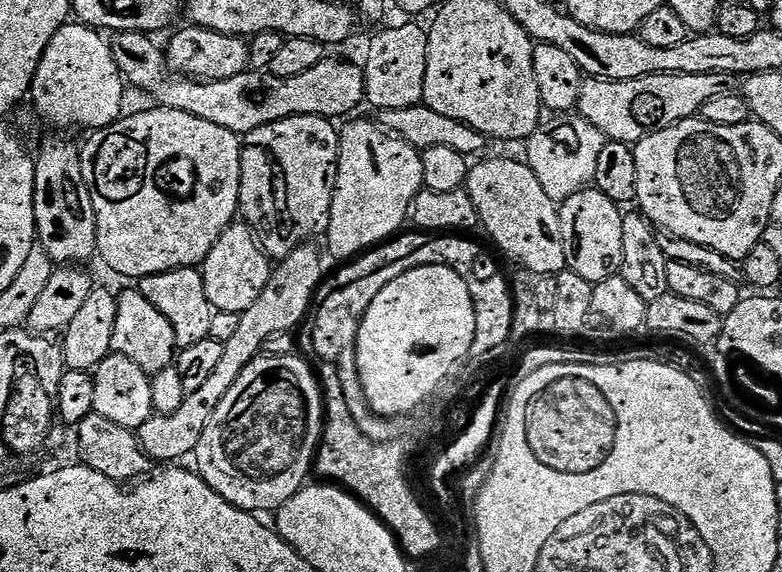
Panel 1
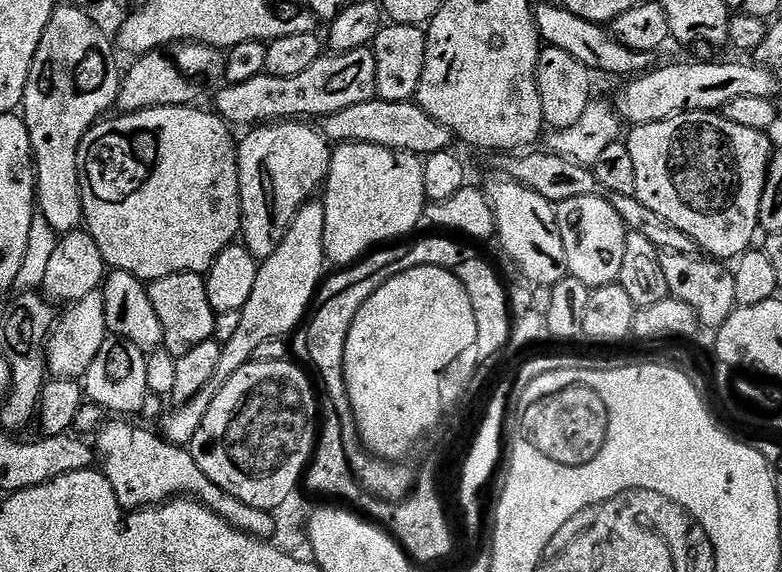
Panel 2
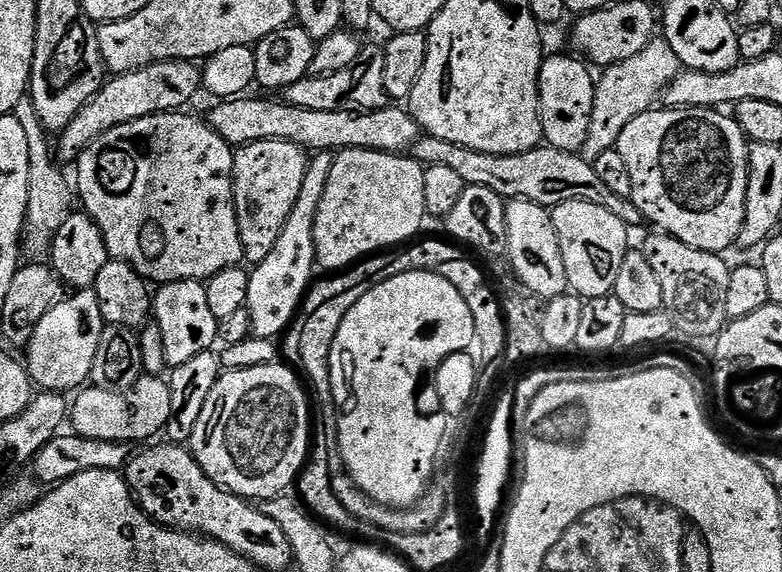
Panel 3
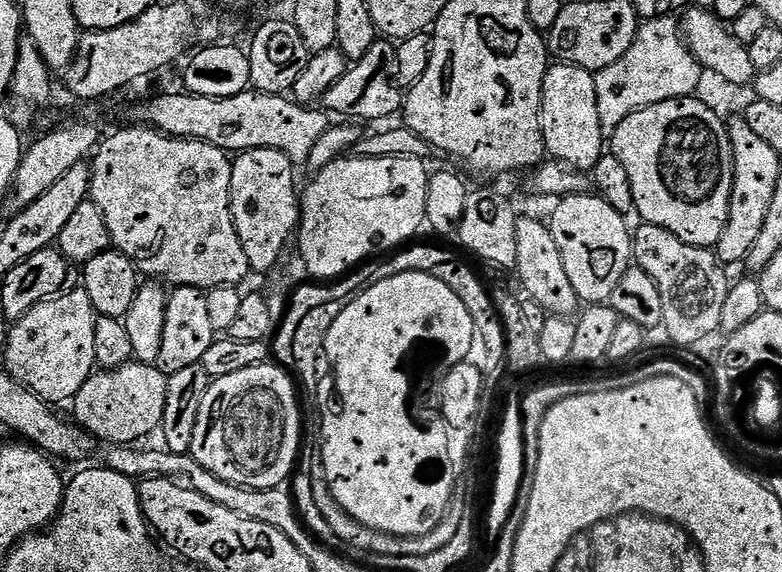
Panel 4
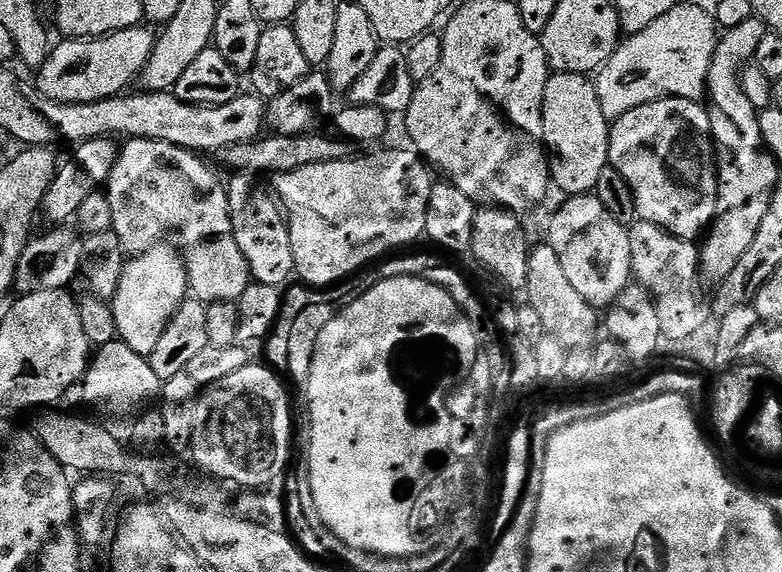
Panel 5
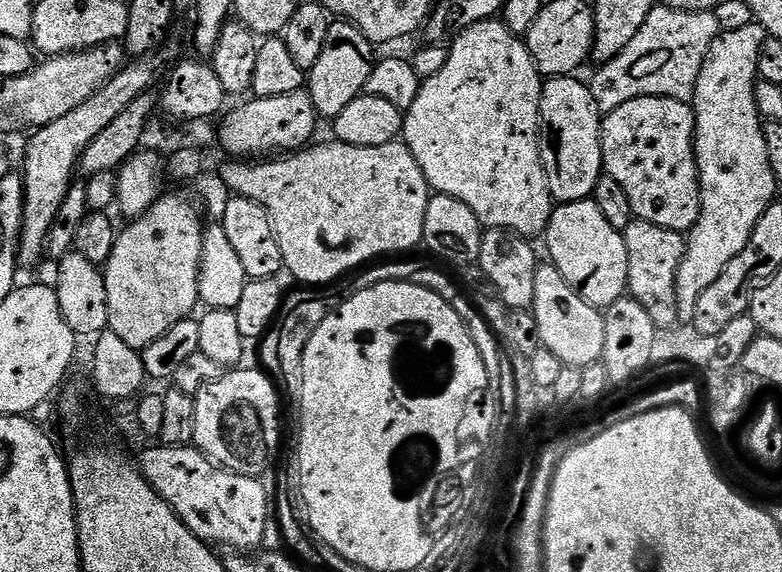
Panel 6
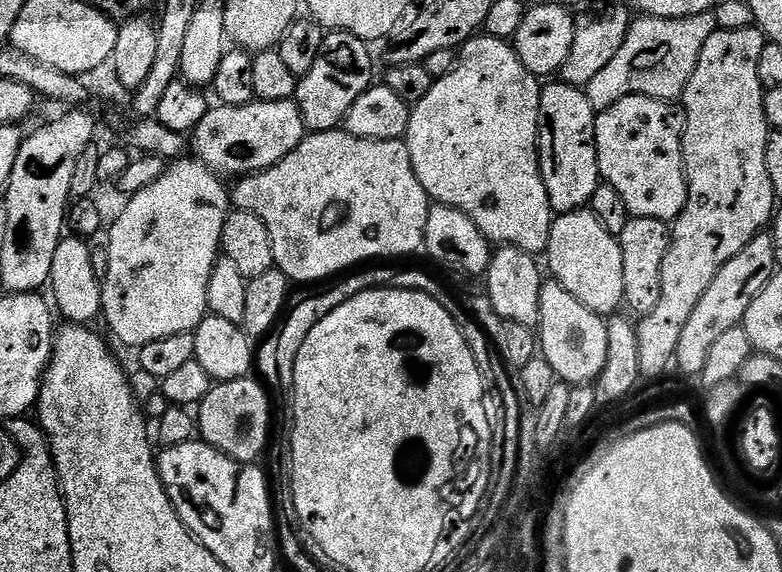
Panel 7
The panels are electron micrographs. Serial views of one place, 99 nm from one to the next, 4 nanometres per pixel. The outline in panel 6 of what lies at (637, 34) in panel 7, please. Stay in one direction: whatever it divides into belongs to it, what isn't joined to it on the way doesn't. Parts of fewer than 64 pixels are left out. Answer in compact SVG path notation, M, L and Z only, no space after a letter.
M667 6L653 8L650 18L642 22L642 30L634 34L630 46L626 46L618 58L595 69L596 77L590 80L595 104L602 114L607 114L622 106L622 102L644 96L691 101L702 62L706 62L706 54L720 33L715 11L687 12Z

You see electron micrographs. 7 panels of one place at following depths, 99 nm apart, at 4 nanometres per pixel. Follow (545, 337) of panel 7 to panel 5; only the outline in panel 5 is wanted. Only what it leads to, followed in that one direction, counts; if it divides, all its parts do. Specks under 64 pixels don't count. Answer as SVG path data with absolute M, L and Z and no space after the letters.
M546 242L533 247L528 253L530 270L528 271L528 287L526 289L527 303L538 310L542 318L542 326L547 335L558 338L568 349L582 348L593 343L592 335L596 332L597 309L593 308L574 285L568 281L565 272L562 271L562 262L558 262L558 254Z

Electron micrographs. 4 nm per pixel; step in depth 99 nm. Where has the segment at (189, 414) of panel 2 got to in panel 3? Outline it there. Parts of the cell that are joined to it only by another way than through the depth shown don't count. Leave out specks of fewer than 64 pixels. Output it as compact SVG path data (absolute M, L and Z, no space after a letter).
M317 152L309 159L298 202L294 202L294 210L290 210L290 218L286 218L286 226L282 226L282 234L278 234L274 250L270 250L270 254L266 254L266 258L251 269L246 307L252 314L253 337L273 339L278 337L279 332L280 335L287 333L304 303L304 297L314 280L312 268L317 267L314 222L318 218L318 205L322 202L322 194L326 194L326 182L335 161L336 156L332 152Z

